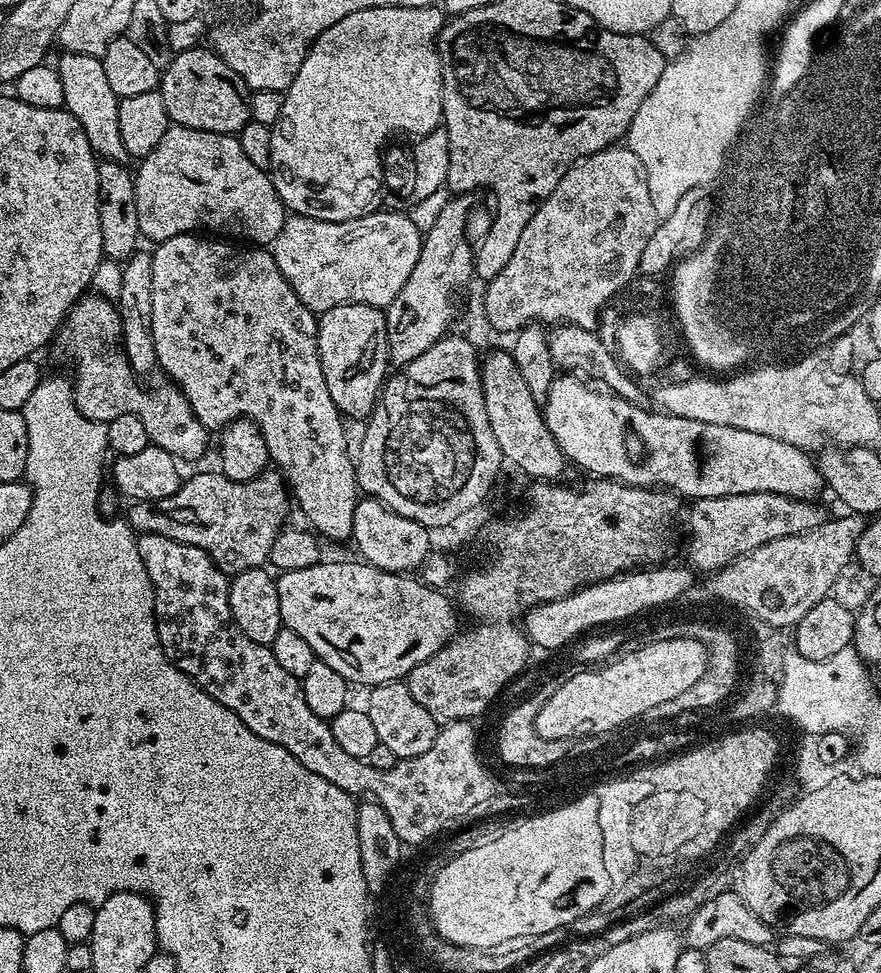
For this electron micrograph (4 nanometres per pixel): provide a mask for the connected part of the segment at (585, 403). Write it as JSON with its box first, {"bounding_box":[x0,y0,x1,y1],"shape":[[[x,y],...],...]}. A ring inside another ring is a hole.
{"bounding_box":[542,374,826,502],"shape":[[[560,374],[552,381],[550,386],[550,394],[544,399],[542,405],[543,418],[546,426],[549,427],[550,434],[557,440],[557,445],[564,452],[567,459],[577,464],[580,468],[585,468],[589,475],[605,480],[621,480],[623,484],[633,484],[639,488],[658,488],[661,490],[668,489],[673,493],[679,494],[681,497],[689,496],[689,501],[705,500],[706,498],[722,498],[730,494],[754,494],[755,492],[769,492],[770,494],[782,494],[789,496],[795,500],[811,502],[821,491],[825,491],[826,485],[823,476],[815,459],[812,460],[805,449],[798,446],[790,446],[790,442],[780,442],[778,438],[766,438],[766,434],[754,434],[754,430],[738,430],[734,426],[722,426],[721,424],[703,424],[694,418],[678,418],[677,416],[669,416],[663,410],[655,410],[656,412],[647,412],[644,408],[639,408],[639,403],[627,400],[616,395],[611,390],[601,390],[599,387],[593,386],[591,383],[585,382],[576,374]]]}

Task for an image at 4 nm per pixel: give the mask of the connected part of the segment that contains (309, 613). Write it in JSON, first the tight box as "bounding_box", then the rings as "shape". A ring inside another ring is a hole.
{"bounding_box":[275,560,457,686],"shape":[[[332,560],[329,564],[321,562],[306,570],[279,573],[275,581],[283,627],[294,630],[298,638],[304,638],[317,661],[330,666],[330,670],[338,670],[349,685],[375,686],[403,681],[414,666],[438,654],[438,650],[456,635],[457,605],[449,597],[448,601],[441,589],[432,588],[423,579],[384,572],[373,564],[356,560]]]}

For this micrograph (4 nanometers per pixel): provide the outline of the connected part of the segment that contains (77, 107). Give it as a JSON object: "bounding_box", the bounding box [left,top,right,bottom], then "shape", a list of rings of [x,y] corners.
{"bounding_box":[55,52,129,161],"shape":[[[64,52],[61,57],[55,67],[62,78],[64,107],[70,114],[74,114],[74,118],[78,118],[78,126],[86,130],[86,138],[97,157],[105,160],[127,161],[129,154],[126,146],[122,146],[122,134],[118,130],[118,106],[121,97],[116,96],[114,90],[110,90],[103,59],[77,52]]]}

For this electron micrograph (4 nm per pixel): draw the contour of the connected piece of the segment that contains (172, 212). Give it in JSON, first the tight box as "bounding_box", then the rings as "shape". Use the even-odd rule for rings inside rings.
{"bounding_box":[134,126,286,246],"shape":[[[170,126],[166,134],[162,134],[162,142],[158,142],[152,153],[143,157],[139,164],[140,169],[135,169],[134,172],[136,205],[140,235],[145,241],[159,242],[187,232],[196,234],[201,230],[207,230],[236,242],[268,246],[278,238],[278,230],[282,230],[286,209],[274,190],[272,177],[265,169],[254,166],[250,158],[246,158],[246,153],[242,151],[239,139],[235,135]]]}

